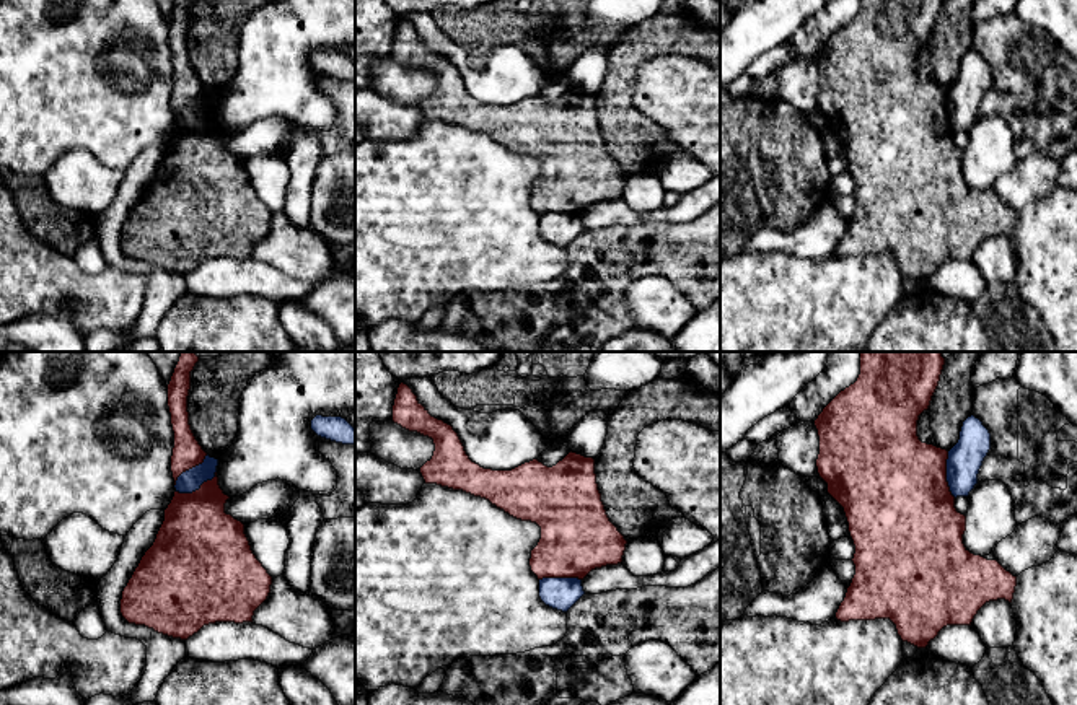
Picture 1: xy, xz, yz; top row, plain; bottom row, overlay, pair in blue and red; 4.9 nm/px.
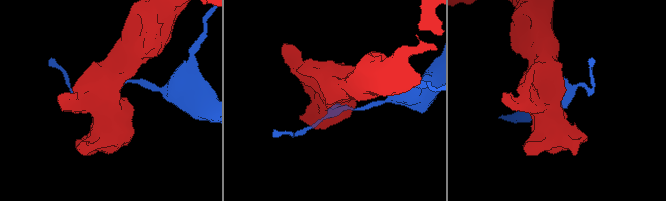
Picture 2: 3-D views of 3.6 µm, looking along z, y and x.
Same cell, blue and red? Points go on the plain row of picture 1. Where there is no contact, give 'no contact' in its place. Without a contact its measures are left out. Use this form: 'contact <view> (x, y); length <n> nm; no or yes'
contact yz (947, 109); length 240 nm; no

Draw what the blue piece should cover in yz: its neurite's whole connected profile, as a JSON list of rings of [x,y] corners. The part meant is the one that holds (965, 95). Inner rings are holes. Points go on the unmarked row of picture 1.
[[[974,50],[963,57],[958,78],[948,86],[947,117],[952,130],[968,132],[991,85],[991,68]]]

